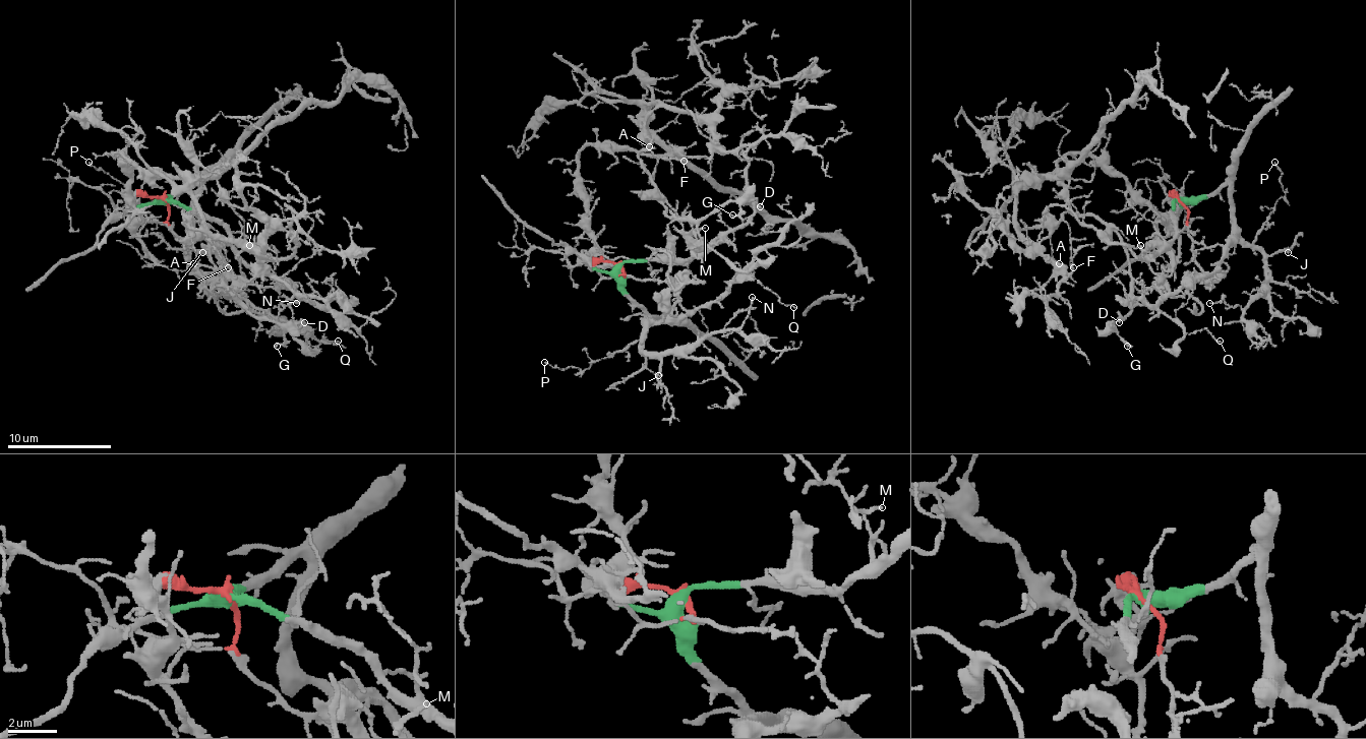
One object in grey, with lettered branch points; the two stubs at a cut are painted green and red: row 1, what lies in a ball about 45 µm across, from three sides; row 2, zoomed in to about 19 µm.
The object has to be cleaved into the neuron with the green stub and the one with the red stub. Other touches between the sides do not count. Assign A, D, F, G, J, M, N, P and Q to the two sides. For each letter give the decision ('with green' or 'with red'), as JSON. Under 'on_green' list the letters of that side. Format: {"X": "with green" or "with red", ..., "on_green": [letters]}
{"A": "with red", "D": "with red", "F": "with red", "G": "with red", "J": "with green", "M": "with red", "N": "with green", "P": "with green", "Q": "with red", "on_green": ["J", "N", "P"]}

